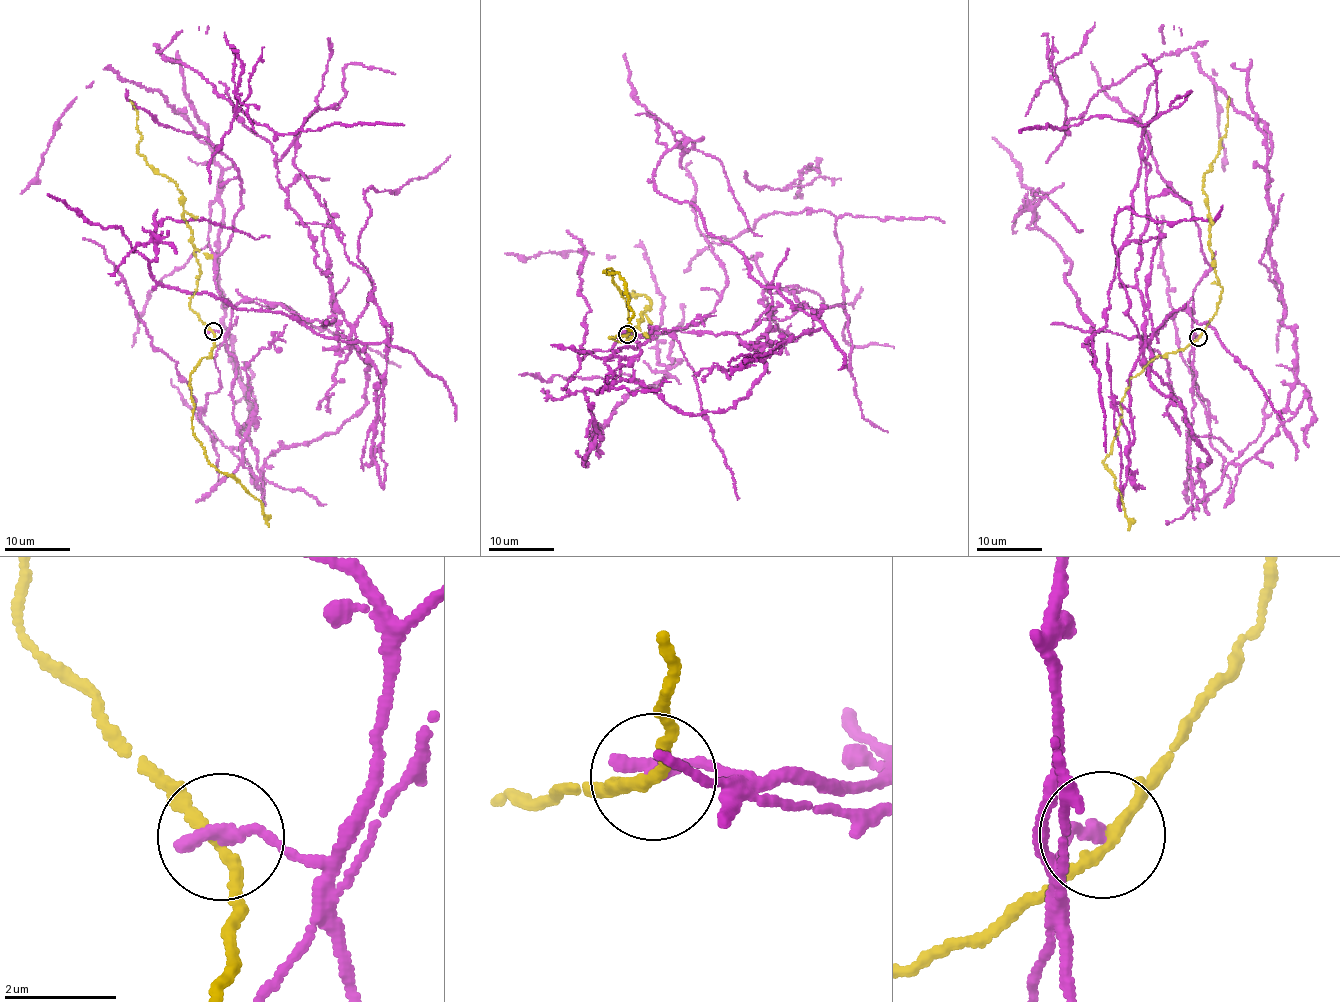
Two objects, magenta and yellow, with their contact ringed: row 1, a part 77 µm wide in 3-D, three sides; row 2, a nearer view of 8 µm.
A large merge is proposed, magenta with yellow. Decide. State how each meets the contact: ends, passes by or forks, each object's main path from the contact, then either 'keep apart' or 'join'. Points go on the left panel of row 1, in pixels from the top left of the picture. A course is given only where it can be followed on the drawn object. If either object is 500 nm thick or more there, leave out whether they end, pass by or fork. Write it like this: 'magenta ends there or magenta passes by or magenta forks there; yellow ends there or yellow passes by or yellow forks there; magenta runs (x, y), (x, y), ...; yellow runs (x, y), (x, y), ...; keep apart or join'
magenta ends there; yellow passes by; magenta runs (212, 331), (260, 488), (364, 406), (277, 178), (293, 145), (381, 343), (148, 265), (161, 220), (269, 237); yellow runs (212, 331), (190, 307), (200, 264), (192, 230), (183, 217), (182, 193), (138, 152), (138, 111), (130, 99); keep apart

